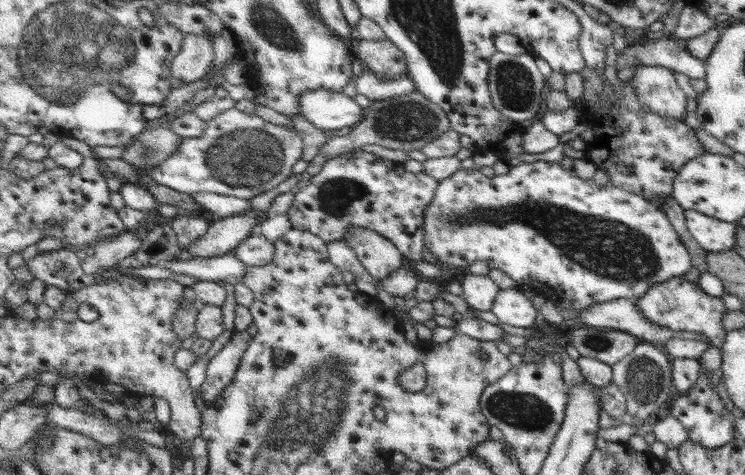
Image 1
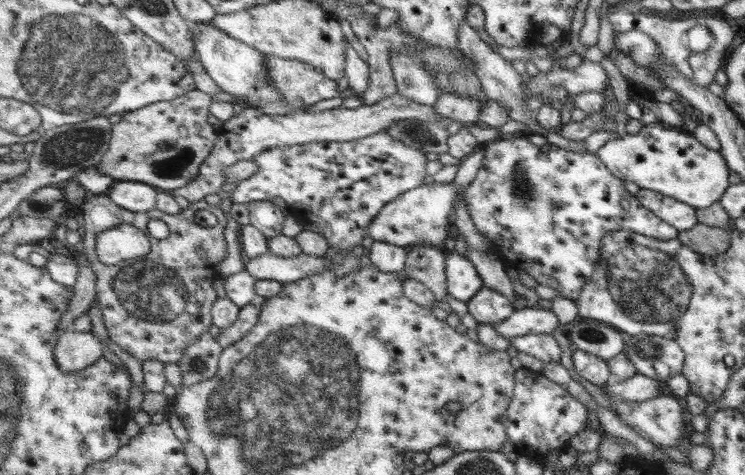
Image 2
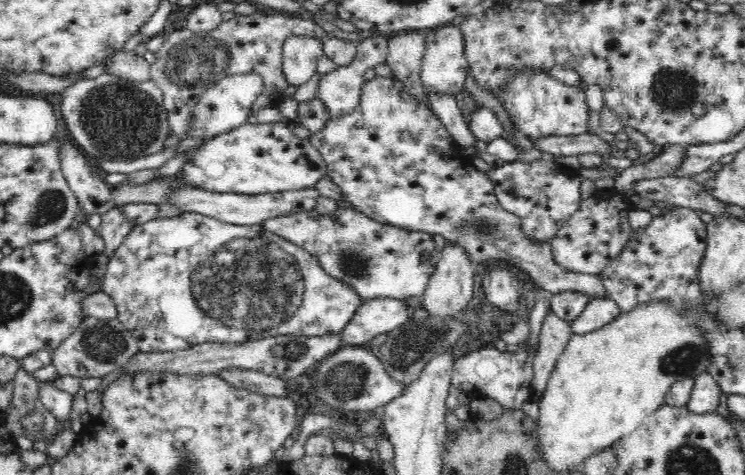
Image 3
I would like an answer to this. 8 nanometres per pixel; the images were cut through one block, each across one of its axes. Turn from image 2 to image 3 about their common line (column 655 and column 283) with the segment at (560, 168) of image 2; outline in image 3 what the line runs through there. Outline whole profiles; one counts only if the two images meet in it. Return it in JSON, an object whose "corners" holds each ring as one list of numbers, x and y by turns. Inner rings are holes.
{"corners":[[348,204,340,205,332,216,320,216,315,211,302,212,266,220,262,226,306,249,319,260,326,273,350,283,364,300,405,300,410,296,425,294,441,257,441,250,430,233,379,223]]}

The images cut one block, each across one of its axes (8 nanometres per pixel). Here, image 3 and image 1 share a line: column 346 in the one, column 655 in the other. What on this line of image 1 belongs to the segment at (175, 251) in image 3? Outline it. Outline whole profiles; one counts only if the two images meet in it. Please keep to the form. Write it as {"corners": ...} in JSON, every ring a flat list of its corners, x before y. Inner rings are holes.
{"corners":[[673,276,652,284,641,298,634,300,634,305,641,311,642,317,654,325,671,329,673,332,699,332,709,340,711,346,718,347,726,338,726,331,721,326,721,316,727,309,721,303,720,297,707,295,697,283,691,283,682,276]]}

